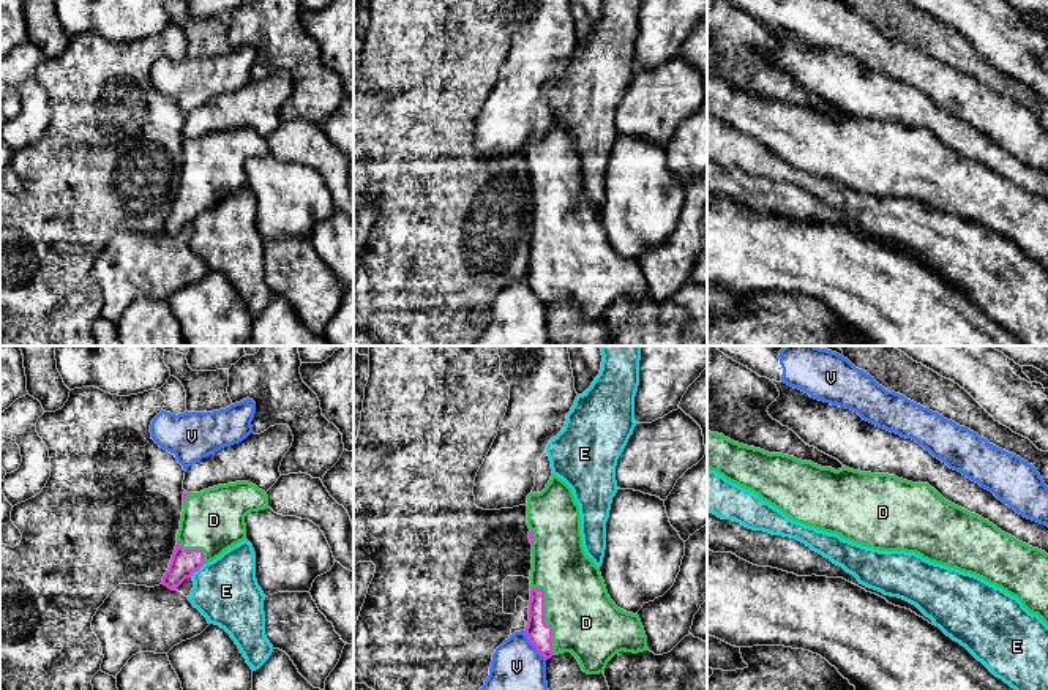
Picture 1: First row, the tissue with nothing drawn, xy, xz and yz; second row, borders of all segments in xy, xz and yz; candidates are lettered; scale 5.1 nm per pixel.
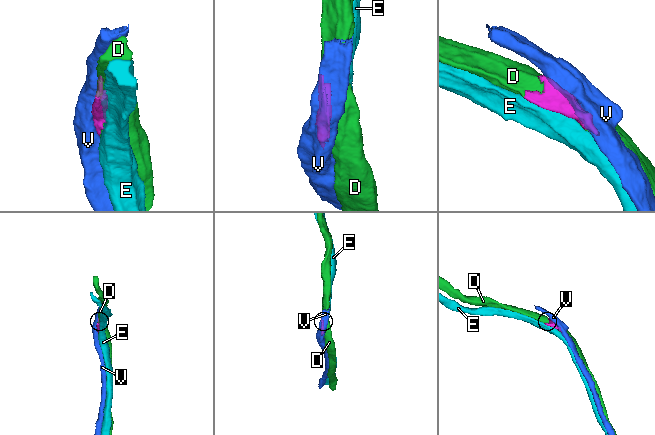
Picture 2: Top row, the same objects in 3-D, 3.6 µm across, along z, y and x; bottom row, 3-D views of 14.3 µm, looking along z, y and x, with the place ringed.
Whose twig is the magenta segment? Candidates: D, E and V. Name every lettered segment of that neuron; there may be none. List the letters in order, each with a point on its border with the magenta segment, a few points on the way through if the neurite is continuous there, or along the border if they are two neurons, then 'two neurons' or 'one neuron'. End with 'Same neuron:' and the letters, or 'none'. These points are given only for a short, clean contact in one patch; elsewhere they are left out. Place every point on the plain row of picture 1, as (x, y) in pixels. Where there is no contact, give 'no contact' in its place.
D: contact xz (543, 262); one neuron
E: contact xy (196, 217); two neurons
V: contact xz (532, 289); two neurons
Same neuron: D

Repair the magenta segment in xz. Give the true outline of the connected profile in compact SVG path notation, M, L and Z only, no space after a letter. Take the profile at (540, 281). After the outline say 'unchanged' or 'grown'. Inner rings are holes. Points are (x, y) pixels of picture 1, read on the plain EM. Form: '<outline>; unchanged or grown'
M551 122L541 139L527 142L527 172L532 189L530 248L526 281L548 306L571 298L584 319L604 319L617 298L647 297L647 283L638 261L616 253L608 242L600 215L586 201L581 182L579 152L571 134Z; grown

